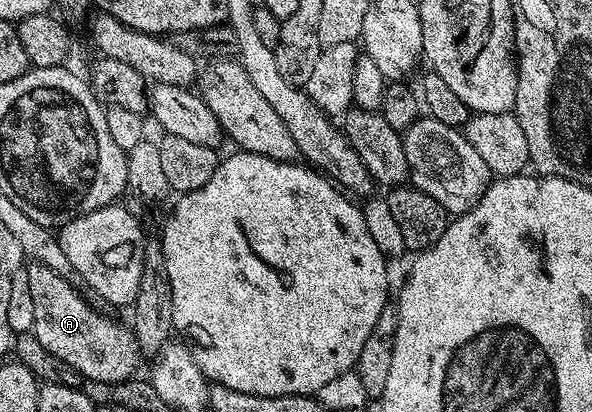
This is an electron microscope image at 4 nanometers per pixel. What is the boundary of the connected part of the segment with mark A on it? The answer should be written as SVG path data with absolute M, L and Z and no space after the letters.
M35 263L25 266L28 275L28 288L32 291L32 303L36 303L36 319L32 336L40 339L56 359L60 359L69 369L82 379L96 379L100 383L120 383L131 380L138 369L138 359L140 352L137 339L134 337L133 328L121 325L118 321L113 321L110 317L105 317L102 313L97 313L84 298L79 290L60 277L51 268Z

